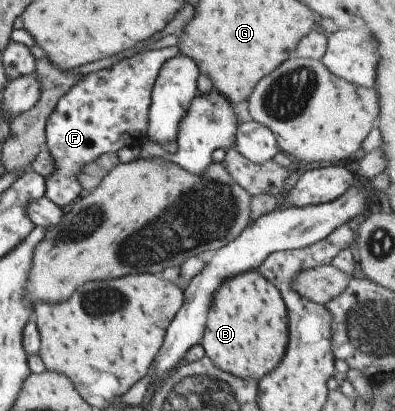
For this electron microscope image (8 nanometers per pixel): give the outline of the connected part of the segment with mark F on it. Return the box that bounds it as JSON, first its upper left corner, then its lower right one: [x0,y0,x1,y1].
[43,41,179,209]

